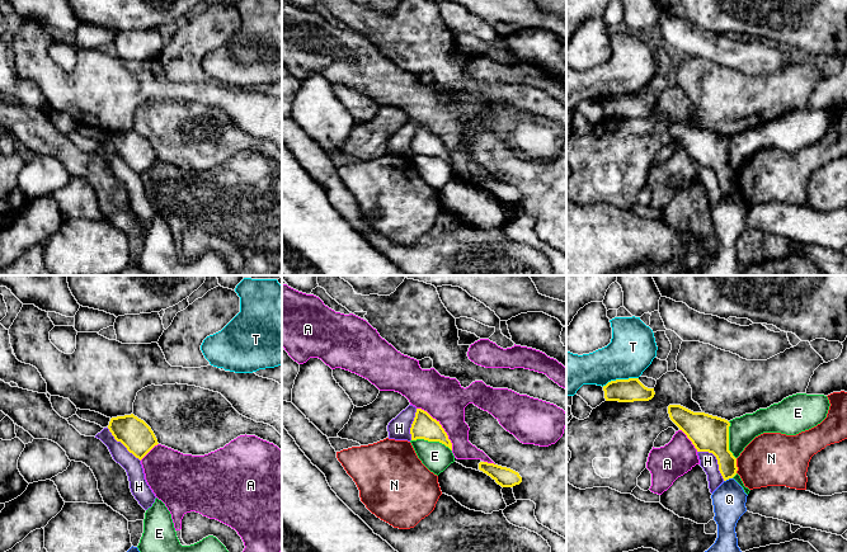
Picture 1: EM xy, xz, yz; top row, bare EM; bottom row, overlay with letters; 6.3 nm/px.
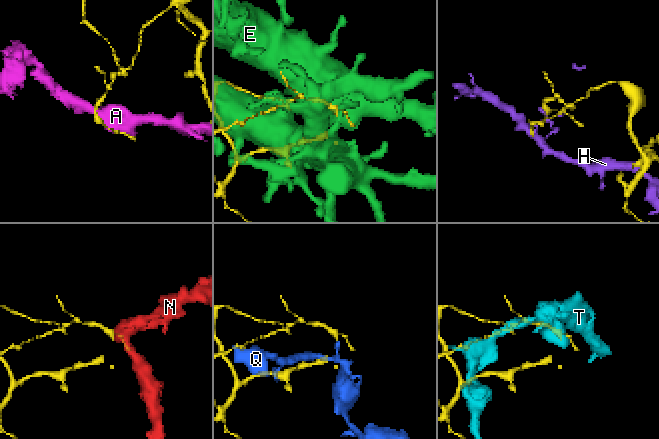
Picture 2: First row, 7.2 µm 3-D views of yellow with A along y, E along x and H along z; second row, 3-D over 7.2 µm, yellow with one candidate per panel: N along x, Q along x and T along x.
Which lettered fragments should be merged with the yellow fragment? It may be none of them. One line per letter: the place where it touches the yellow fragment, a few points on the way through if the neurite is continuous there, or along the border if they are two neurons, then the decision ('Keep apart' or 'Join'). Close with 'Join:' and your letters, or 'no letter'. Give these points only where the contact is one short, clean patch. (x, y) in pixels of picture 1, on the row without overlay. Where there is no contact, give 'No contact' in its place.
A: Touches yellow at xz (441, 141). Keep apart
E: Touches yellow at xz (432, 156). Keep apart
H: Touches yellow at yz (716, 174). Keep apart
N: Touches yellow at yz (735, 182). Boundary: yz (735, 174), (737, 188). Keep apart
Q: Touches yellow at yz (728, 194). Boundary: yz (732, 193), (724, 197). Keep apart
T: Touches yellow at yz (620, 95). Keep apart
Join: no letter

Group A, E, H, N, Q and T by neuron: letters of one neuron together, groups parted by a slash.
A / E / H / N / Q / T

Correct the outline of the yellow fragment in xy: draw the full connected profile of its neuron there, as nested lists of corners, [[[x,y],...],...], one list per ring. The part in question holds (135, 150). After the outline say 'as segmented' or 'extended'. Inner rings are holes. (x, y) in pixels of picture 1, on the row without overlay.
[[[133,129],[112,133],[108,145],[140,176],[159,160],[151,143]]]; as segmented

